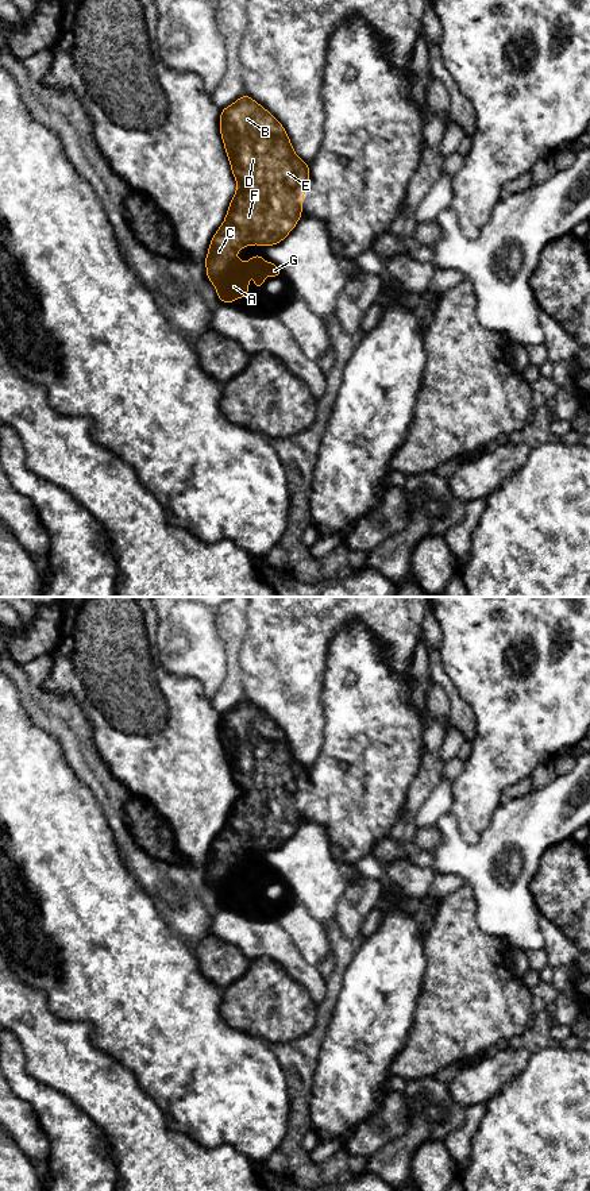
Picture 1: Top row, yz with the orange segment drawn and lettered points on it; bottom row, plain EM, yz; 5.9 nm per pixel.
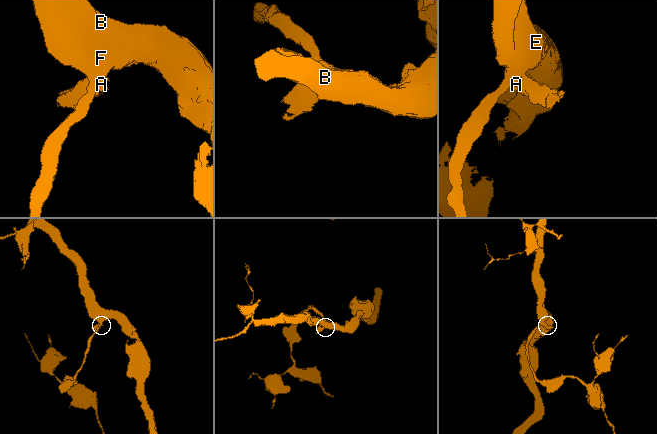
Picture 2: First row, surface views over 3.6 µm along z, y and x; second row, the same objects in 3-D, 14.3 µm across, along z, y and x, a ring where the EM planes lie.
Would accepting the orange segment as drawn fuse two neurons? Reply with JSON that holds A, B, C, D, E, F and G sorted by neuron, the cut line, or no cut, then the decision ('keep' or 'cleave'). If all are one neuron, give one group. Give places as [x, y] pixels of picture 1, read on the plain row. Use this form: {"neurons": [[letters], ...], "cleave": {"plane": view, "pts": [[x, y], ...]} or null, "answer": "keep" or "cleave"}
{"neurons": [["A", "G"], ["B", "C", "D", "E", "F"]], "cleave": {"plane": "yz", "pts": [[234, 863], [215, 890]]}, "answer": "cleave"}

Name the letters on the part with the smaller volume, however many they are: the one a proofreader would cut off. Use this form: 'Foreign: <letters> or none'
Foreign: A, G

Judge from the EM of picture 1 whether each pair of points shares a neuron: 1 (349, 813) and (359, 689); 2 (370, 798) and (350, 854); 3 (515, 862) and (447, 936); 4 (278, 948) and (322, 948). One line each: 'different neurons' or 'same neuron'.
1: same neuron
2: same neuron
3: different neurons
4: different neurons

